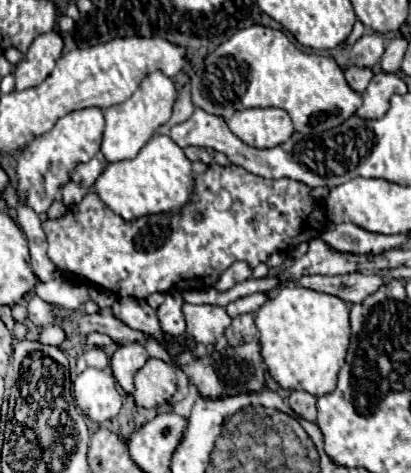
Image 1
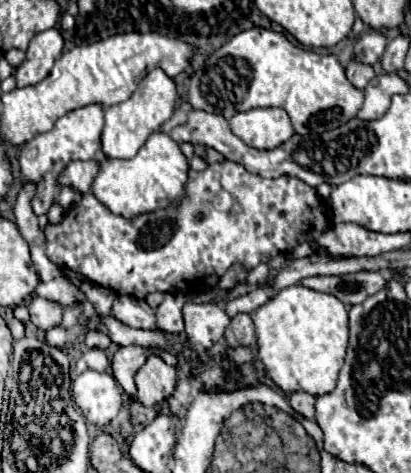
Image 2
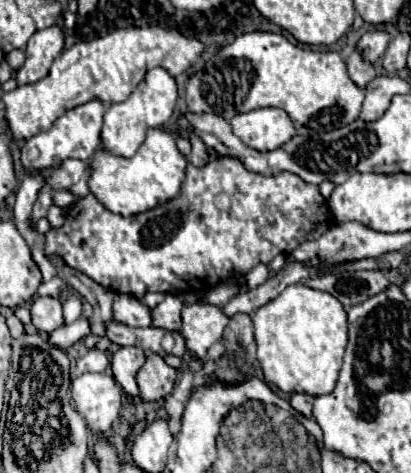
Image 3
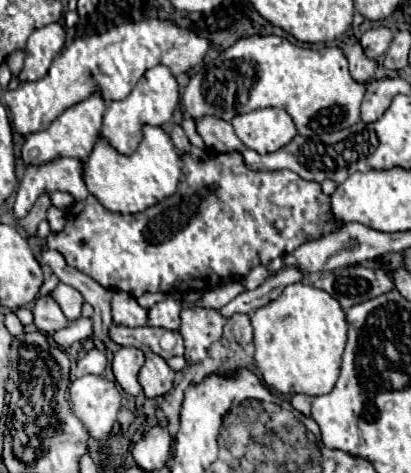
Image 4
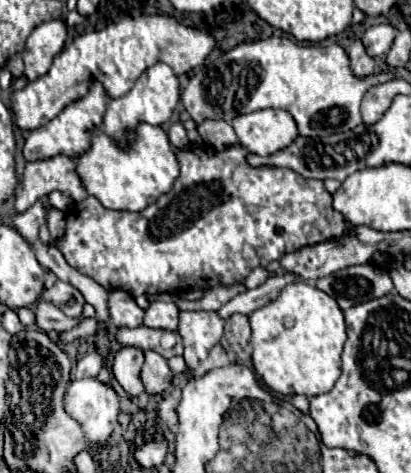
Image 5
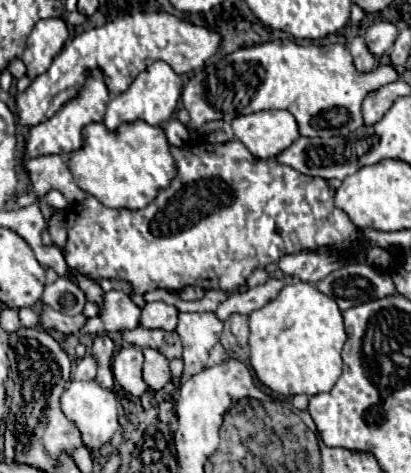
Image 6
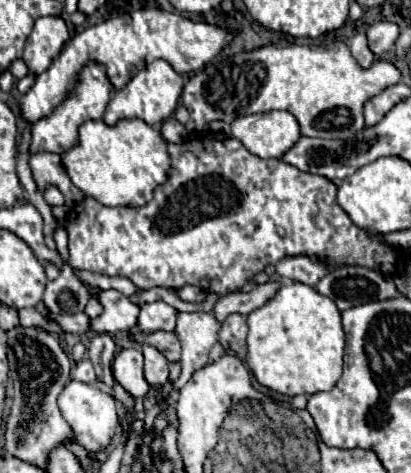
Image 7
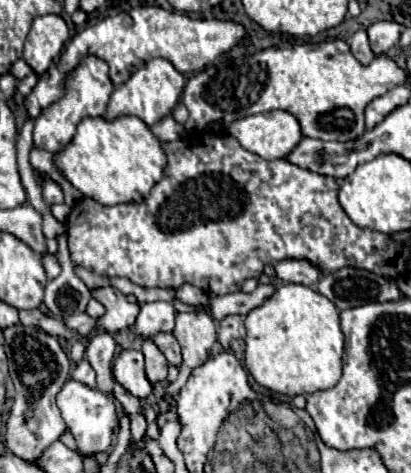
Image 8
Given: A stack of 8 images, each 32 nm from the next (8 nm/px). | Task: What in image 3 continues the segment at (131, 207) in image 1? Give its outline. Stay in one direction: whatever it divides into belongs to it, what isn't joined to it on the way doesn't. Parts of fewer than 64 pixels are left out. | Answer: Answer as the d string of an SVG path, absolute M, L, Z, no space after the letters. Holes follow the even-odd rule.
M156 128L148 130L144 144L132 158L112 156L106 150L98 150L92 158L92 176L90 176L90 192L114 214L120 216L136 216L148 212L180 194L184 176L186 176L186 158L176 146L176 140Z

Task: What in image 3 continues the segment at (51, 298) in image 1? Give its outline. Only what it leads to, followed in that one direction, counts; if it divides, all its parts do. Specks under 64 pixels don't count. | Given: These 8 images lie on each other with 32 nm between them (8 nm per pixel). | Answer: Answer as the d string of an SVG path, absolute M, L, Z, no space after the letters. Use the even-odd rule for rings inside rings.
M54 276L50 282L42 282L38 286L38 296L50 296L50 298L60 298L60 292L64 288L70 288L68 284L64 284L64 280L60 280L58 276Z

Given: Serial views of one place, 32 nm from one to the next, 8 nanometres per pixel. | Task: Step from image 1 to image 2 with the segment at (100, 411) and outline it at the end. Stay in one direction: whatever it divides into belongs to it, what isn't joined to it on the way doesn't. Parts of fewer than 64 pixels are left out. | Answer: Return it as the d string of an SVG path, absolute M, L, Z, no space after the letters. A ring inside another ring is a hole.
M82 372L72 382L72 396L80 412L96 426L112 422L122 406L122 394L110 372Z

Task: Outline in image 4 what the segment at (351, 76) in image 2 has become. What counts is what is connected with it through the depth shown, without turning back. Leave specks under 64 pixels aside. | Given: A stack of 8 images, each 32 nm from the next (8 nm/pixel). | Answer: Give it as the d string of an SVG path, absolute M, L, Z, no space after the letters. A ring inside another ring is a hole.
M354 44L354 48L348 54L348 64L350 64L350 76L358 84L366 84L368 80L374 78L374 62L368 60L360 48L360 44Z

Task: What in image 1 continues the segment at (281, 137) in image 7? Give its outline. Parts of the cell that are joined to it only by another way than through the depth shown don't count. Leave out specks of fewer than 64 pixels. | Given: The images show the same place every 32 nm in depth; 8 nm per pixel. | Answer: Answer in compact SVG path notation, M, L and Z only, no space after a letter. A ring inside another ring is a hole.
M282 108L240 110L226 124L242 142L254 148L274 148L294 134L292 120Z

